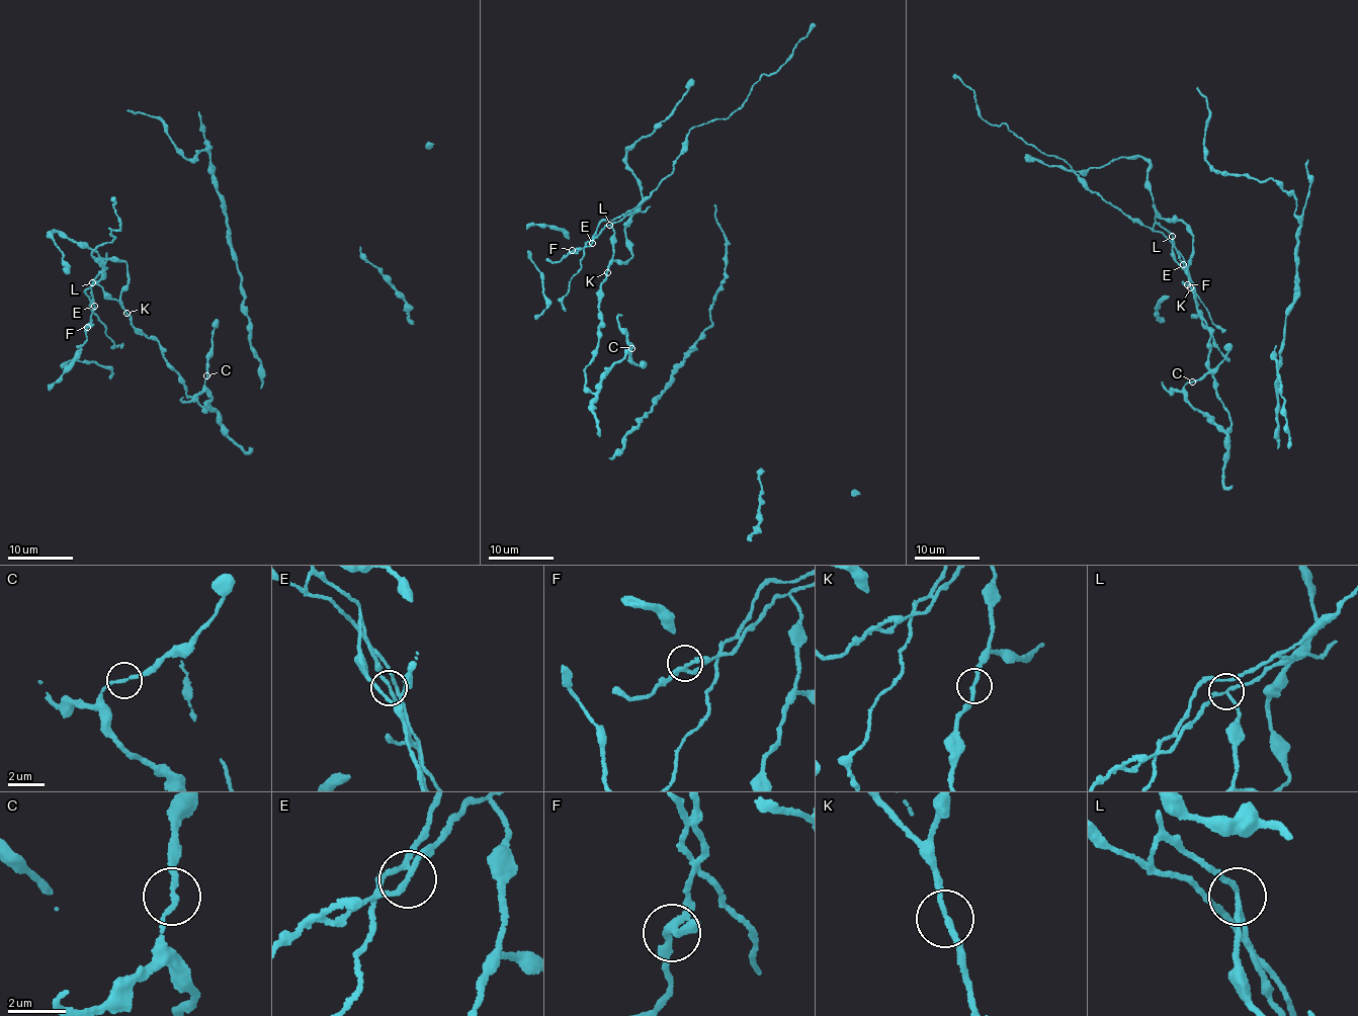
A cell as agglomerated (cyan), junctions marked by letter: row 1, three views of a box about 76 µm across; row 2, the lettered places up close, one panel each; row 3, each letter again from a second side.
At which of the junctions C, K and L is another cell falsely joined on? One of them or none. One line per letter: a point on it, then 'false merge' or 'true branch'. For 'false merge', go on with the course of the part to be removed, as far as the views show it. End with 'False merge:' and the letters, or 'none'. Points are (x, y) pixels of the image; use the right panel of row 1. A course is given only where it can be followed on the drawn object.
C: at (1192, 382); true branch
K: at (1190, 287); true branch
L: at (1172, 236); false merge; foreign part runs (1173, 237), (1089, 190), (1061, 159), (1024, 142), (1006, 124), (981, 117), (973, 91), (953, 74)
False merge: L

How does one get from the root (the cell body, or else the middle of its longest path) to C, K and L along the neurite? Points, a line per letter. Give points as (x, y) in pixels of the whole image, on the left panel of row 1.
C: (213, 408), (206, 404), (211, 397), (204, 386), (206, 375)
K: (213, 408), (188, 396), (181, 373), (168, 365), (162, 346), (135, 327), (126, 313)
L: (213, 408), (188, 396), (181, 373), (168, 365), (159, 343), (135, 327), (121, 302), (92, 282)

